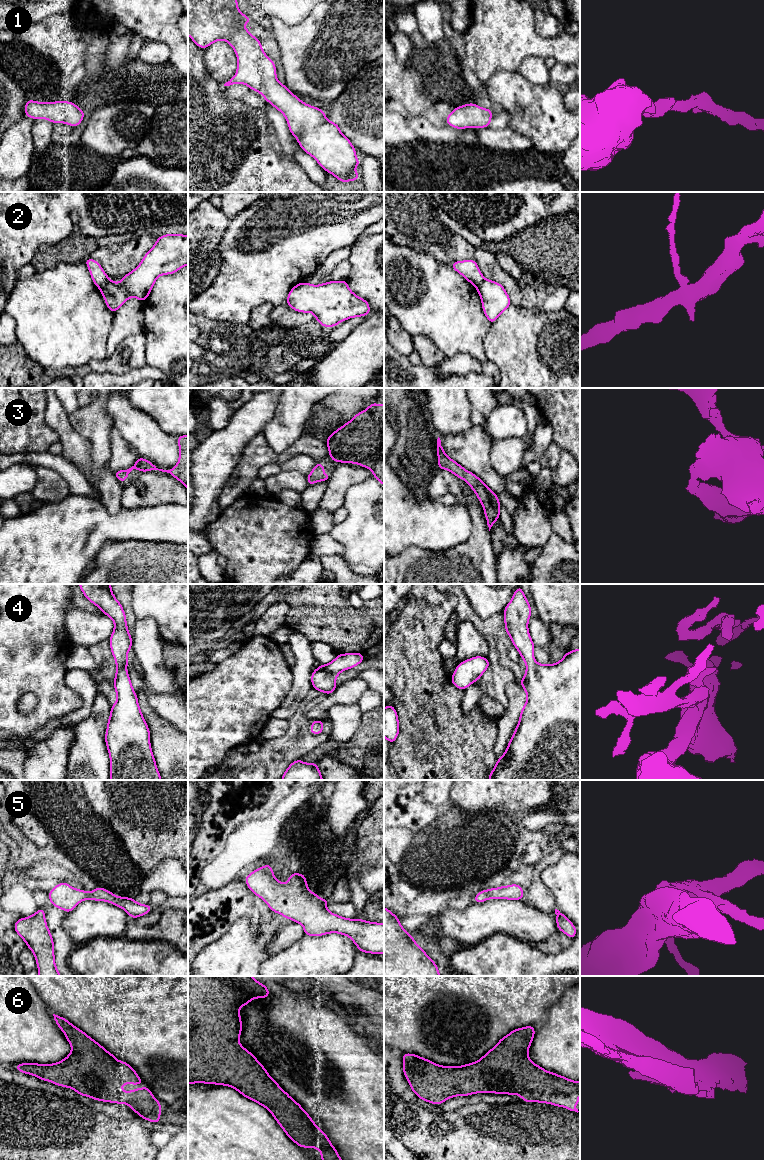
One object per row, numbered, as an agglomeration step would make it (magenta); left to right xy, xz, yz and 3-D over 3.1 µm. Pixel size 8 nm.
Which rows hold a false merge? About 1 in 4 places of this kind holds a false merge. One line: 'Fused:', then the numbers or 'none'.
Fused: 2

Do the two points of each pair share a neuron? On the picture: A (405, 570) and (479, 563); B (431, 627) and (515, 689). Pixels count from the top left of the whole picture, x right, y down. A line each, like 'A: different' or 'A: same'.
A: same
B: different

